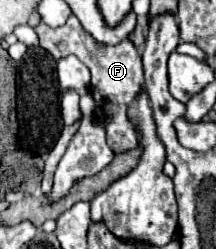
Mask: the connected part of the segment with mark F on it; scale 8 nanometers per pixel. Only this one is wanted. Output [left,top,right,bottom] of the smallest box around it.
[38,16,144,154]

